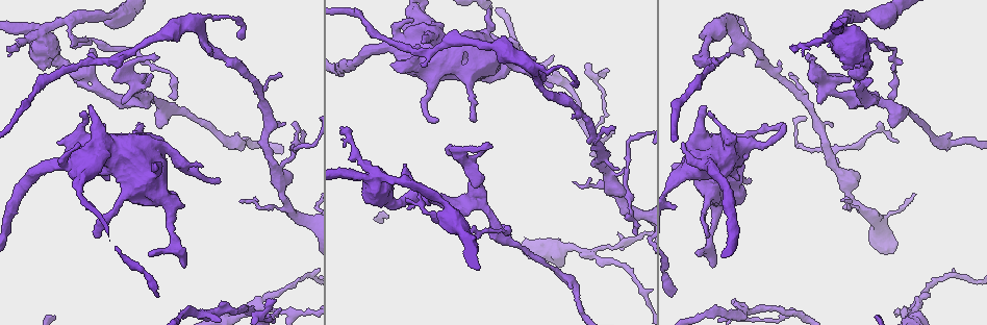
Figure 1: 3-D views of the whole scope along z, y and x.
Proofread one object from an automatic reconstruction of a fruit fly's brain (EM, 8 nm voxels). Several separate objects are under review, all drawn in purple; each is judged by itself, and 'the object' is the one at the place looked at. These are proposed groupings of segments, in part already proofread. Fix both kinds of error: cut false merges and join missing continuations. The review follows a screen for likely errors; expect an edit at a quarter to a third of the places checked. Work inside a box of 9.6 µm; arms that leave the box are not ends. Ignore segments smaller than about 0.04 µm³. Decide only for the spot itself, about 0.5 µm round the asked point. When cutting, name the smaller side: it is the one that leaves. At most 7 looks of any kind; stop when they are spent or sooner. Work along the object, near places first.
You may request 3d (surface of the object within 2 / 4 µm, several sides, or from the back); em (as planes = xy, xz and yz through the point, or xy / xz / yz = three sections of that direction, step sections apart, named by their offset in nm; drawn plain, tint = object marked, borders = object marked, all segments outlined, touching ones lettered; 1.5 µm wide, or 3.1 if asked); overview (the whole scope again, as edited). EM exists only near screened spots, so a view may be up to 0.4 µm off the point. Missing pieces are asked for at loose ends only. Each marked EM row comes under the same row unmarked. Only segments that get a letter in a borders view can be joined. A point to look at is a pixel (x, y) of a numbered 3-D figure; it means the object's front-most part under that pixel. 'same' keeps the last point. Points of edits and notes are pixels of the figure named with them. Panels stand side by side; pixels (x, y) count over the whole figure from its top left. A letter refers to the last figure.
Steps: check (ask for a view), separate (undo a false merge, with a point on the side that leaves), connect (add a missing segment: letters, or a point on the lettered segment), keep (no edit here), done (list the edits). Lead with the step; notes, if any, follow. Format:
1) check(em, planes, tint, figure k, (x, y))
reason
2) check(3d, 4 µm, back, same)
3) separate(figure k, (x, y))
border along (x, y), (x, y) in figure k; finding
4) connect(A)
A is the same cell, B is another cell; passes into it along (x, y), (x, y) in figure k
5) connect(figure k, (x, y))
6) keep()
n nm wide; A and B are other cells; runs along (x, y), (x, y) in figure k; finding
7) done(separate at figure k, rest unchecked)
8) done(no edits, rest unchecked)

check(3d, 2 µm, back, figure 1, (150, 75))
an open end

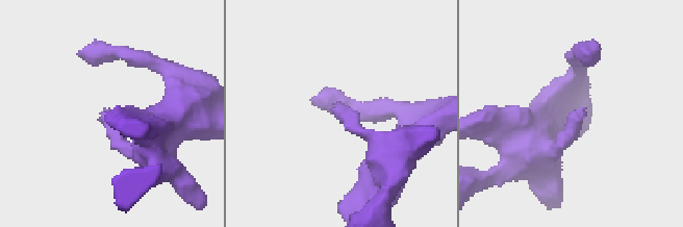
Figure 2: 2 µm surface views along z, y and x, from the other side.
check(em, yz, step 8, borders, figure 2, (341, 103))
now the EM

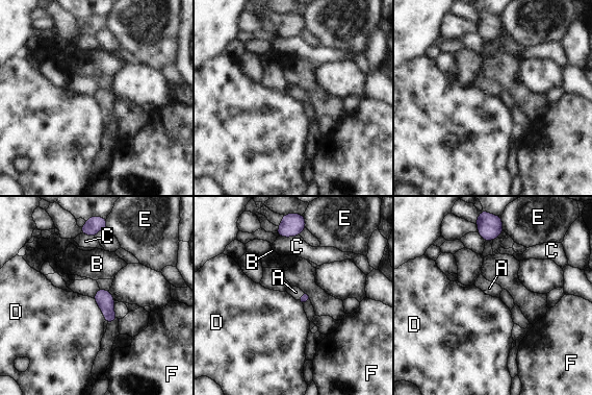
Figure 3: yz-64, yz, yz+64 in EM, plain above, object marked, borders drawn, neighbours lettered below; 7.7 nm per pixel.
connect(A)
D touches over 200 nm; A is the same cell, B, C, D, E and F are other cells; it goes on there

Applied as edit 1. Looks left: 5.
check(em, xz, step 4, borders, figure 1, (304, 141))
tapers out

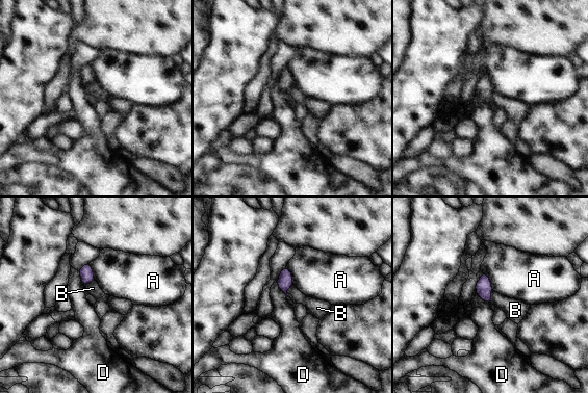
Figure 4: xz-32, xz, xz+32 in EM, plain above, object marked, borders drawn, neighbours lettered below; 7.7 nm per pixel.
check(em, xy, step 4, borders, same)

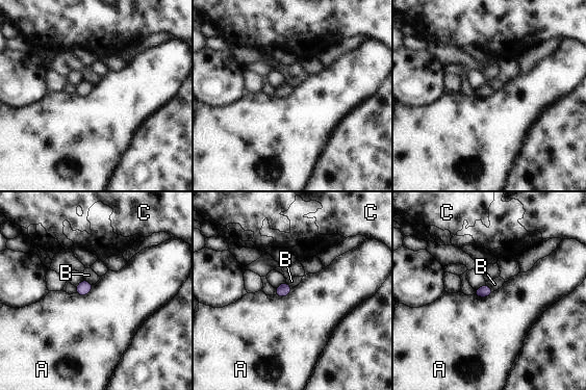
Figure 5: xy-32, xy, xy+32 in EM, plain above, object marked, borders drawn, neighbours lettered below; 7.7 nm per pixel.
keep()
A touches over 150 nm; A, B and C are other cells; border along (84, 279), (93, 284) in figure 5; none of them fits

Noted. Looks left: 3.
check(3d, 4 µm, figure 1, (836, 168))
side arm on a straight run

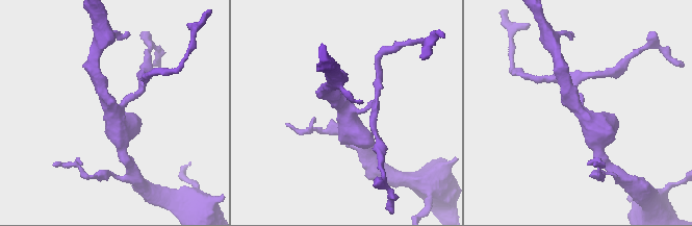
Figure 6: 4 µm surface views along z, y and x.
check(em, planes, borders, figure 6, (111, 109))
3 arms; need the tissue

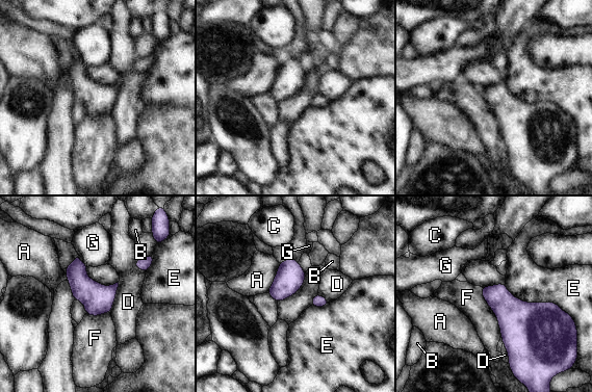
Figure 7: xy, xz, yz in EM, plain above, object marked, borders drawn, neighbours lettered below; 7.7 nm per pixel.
keep()
E touches over 500 nm; A, B, C, D, E, F and G are other cells; border along (86, 313), (92, 315), (109, 314) in figure 7; one cell here

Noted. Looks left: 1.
done(connect at figure 3, rest unchecked)

